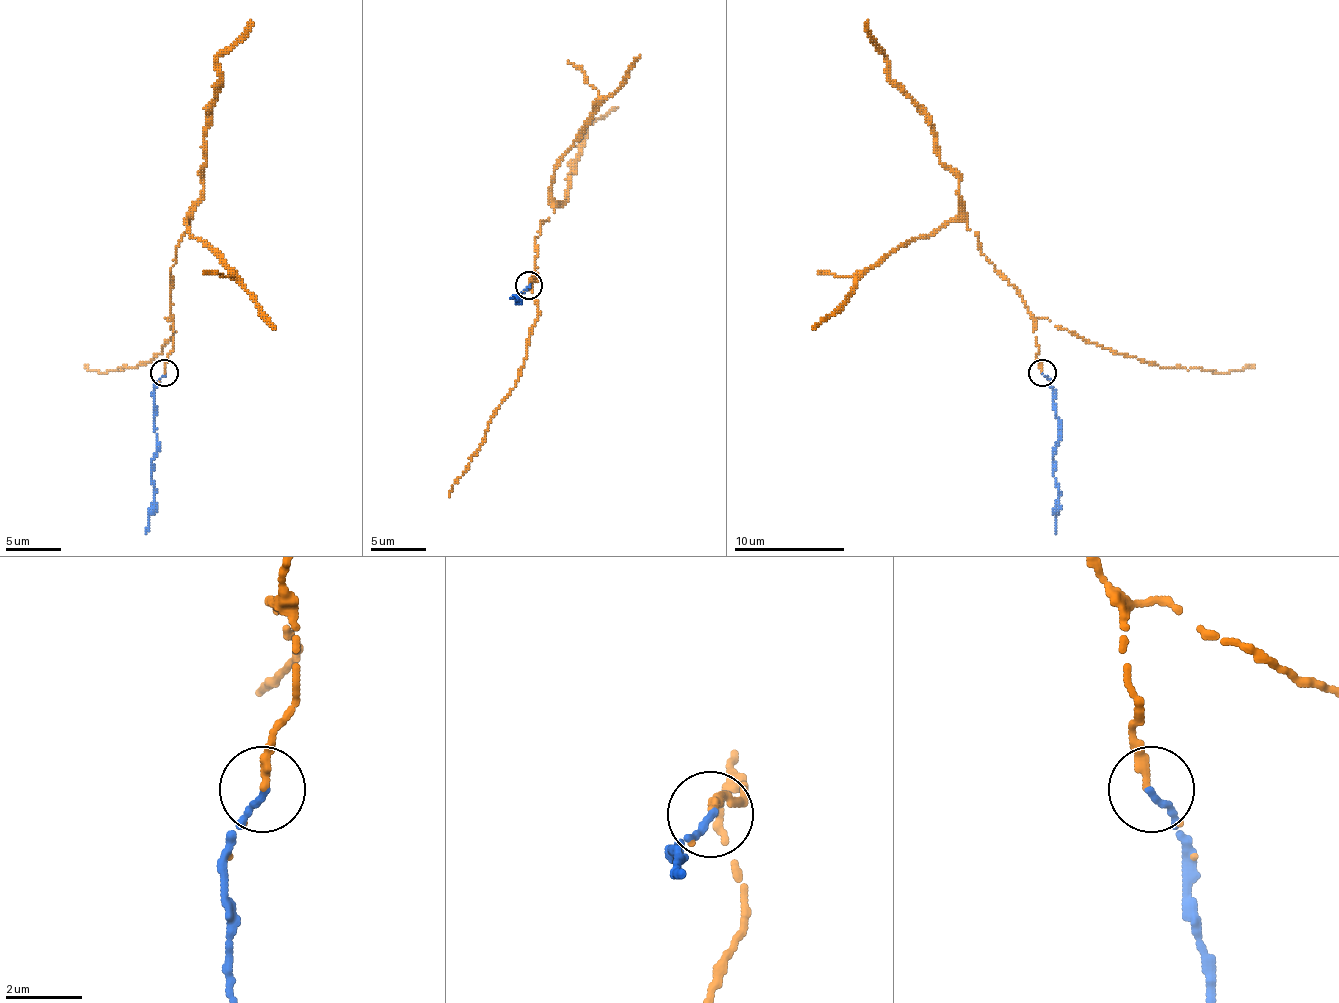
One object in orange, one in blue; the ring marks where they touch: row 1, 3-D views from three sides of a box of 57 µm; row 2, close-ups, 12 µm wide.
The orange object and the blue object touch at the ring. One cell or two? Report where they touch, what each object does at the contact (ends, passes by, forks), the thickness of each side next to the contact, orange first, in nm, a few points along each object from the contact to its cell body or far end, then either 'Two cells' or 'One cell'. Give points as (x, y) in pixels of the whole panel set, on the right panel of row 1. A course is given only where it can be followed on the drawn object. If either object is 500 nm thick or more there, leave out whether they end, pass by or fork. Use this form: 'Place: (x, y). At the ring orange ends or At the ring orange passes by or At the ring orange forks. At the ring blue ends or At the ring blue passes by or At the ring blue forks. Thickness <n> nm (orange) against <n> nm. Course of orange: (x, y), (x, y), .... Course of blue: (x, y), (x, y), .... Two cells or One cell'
Place: (1042, 372). At the ring orange ends. At the ring blue ends. Thickness 240 nm (orange) against 180 nm. Course of orange: (1042, 373), (1033, 315), (981, 252), (959, 177), (939, 161), (928, 116), (890, 78), (868, 20). Course of blue: (1042, 373), (1053, 390), (1058, 420), (1058, 445), (1053, 461), (1058, 511), (1055, 533). One cell

